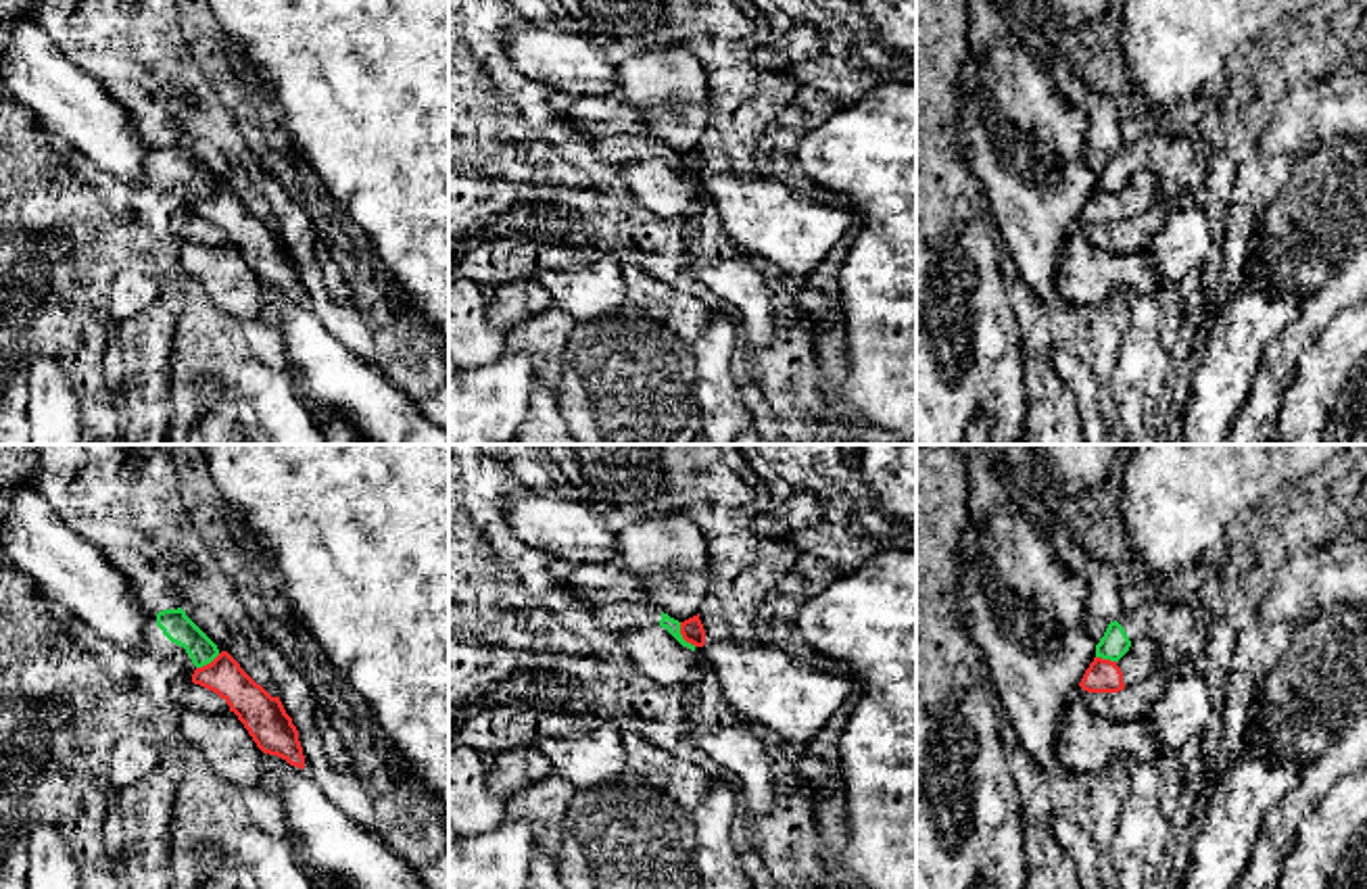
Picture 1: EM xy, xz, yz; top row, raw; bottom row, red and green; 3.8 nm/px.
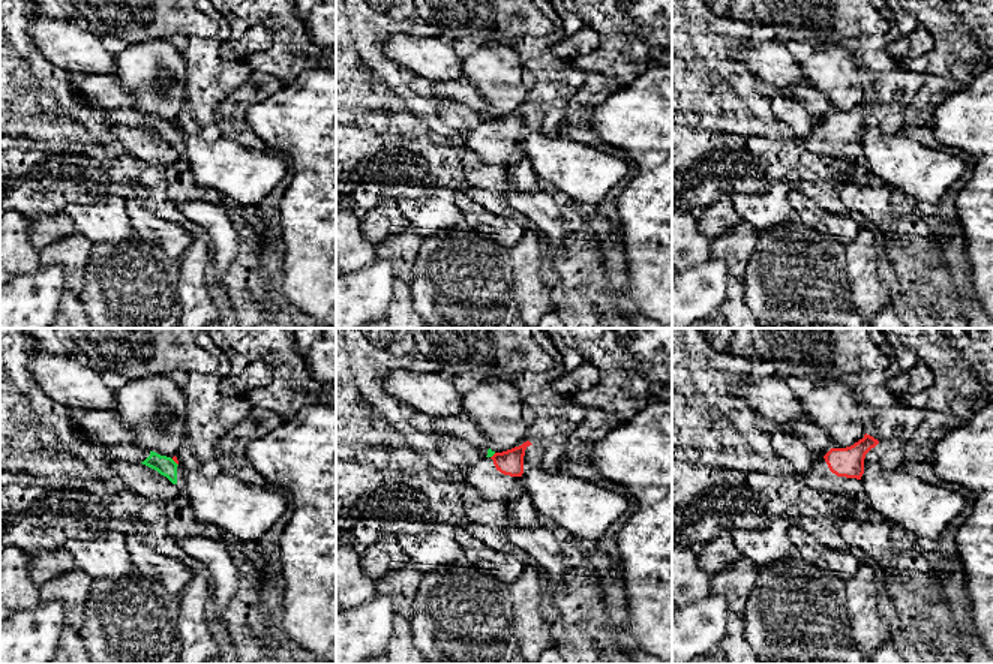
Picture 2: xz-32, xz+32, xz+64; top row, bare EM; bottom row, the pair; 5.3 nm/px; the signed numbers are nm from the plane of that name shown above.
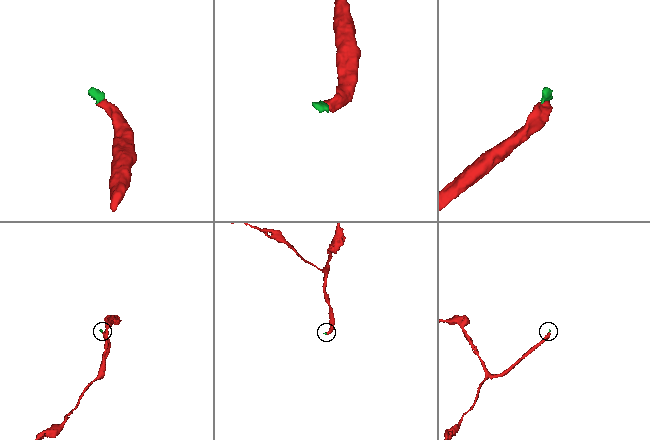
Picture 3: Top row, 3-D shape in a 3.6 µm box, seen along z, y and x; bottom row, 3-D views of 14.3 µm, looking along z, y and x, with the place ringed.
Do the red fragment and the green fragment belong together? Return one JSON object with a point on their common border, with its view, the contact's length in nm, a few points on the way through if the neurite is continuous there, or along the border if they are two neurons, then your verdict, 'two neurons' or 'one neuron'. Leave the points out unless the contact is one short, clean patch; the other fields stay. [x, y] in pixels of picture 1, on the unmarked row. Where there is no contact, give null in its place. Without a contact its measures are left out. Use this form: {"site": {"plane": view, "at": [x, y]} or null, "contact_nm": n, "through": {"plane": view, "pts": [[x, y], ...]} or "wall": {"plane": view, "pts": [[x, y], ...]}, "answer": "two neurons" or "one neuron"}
{"site": {"plane": "xz", "at": [683, 170]}, "contact_nm": 120, "wall": {"plane": "xz", "pts": [[679, 155], [679, 165], [696, 178]]}, "answer": "two neurons"}

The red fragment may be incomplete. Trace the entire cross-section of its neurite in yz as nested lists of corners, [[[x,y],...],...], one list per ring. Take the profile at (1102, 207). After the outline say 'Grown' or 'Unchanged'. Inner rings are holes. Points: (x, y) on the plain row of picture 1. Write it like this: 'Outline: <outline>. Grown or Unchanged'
Outline: [[[1146,169],[1131,175],[1119,194],[1094,190],[1079,219],[1087,225],[1119,225],[1150,211],[1158,202],[1158,196],[1158,179]]]. Grown

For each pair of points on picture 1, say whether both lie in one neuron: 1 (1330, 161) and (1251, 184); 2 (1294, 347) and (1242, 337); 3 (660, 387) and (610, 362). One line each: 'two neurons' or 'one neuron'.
1: two neurons
2: two neurons
3: one neuron

